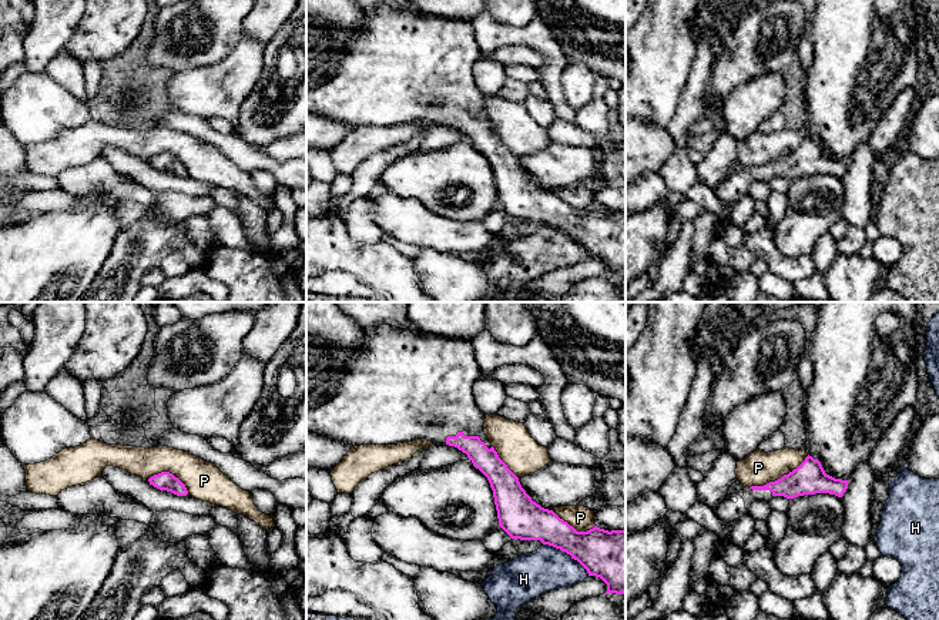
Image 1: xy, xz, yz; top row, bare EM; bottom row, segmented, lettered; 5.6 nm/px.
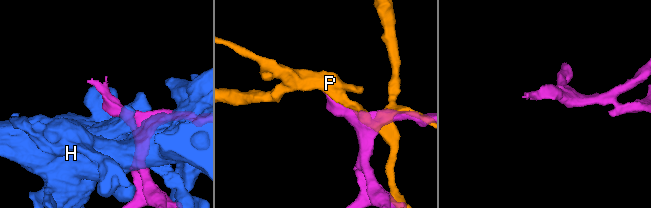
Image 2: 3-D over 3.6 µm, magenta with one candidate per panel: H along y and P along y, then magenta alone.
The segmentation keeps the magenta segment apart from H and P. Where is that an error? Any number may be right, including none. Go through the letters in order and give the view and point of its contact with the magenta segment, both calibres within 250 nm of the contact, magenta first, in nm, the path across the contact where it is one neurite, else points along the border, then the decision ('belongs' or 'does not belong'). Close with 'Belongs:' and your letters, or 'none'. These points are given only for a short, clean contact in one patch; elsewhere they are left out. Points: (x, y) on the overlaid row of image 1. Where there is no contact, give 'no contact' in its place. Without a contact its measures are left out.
H: meets magenta in xz at (567, 553); 280 nm thick on the magenta side, 240 nm on the other; does not belong
P: meets magenta in yz at (778, 479); 190 nm thick on the magenta side, 190 nm on the other; does not belong
Belongs: none

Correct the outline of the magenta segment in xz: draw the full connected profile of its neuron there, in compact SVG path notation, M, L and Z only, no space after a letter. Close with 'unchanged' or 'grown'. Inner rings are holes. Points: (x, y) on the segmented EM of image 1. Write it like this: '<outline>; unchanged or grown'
M392 325L370 326L363 332L365 343L358 349L332 346L306 334L306 432L351 448L417 439L457 448L487 477L499 526L512 539L540 540L560 549L577 560L588 576L600 577L607 584L606 593L626 593L626 530L608 532L594 526L577 532L553 510L531 500L489 442L483 432L486 415L473 396L473 385L482 372L472 339L445 338Z; grown

